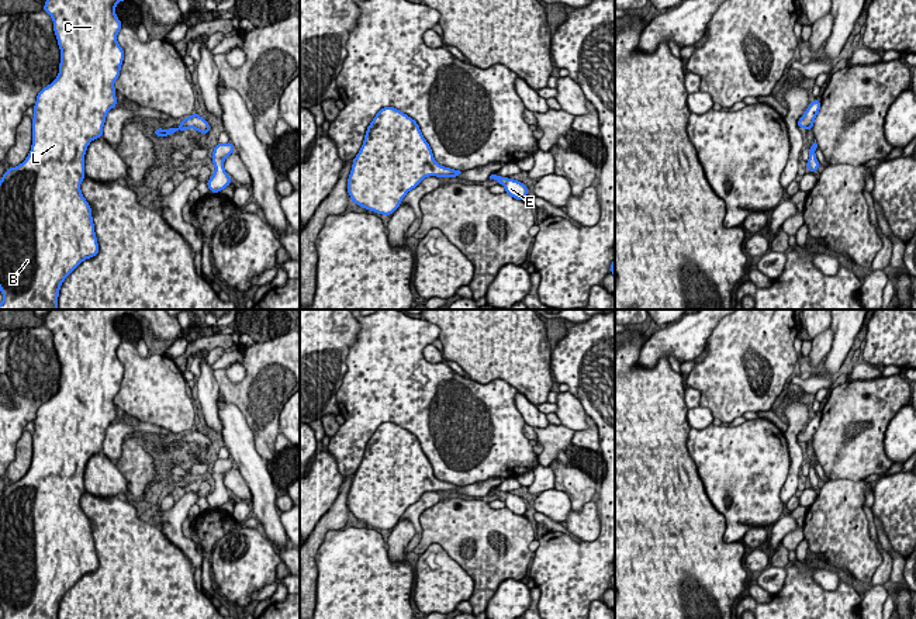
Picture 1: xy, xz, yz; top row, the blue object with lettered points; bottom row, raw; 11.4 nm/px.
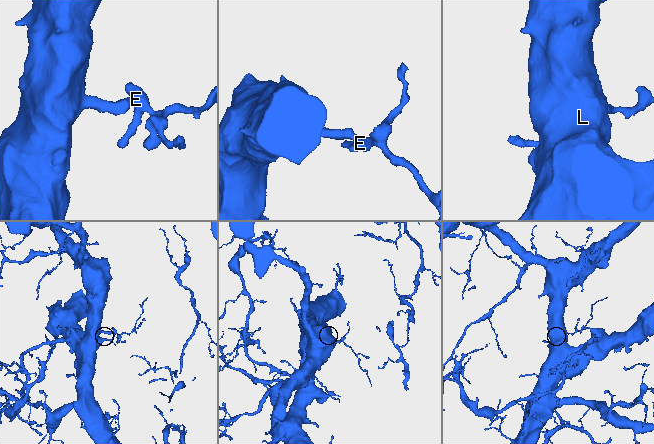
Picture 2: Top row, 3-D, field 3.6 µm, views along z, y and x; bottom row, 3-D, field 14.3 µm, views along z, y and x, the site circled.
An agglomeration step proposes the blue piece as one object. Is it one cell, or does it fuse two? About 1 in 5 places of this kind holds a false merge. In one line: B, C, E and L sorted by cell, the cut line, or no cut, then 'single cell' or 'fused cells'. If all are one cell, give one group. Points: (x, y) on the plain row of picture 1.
B C E L | no cut | single cell

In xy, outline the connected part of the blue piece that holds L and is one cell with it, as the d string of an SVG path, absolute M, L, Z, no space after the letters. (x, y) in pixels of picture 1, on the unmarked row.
M49 310L45 315L44 326L53 335L53 346L61 363L61 378L58 393L44 402L34 419L32 433L32 461L27 474L17 483L8 483L0 495L0 605L4 612L1 619L58 619L59 604L63 595L86 574L98 568L98 559L94 547L91 523L80 506L80 498L84 490L84 470L93 454L103 452L103 440L107 428L117 421L114 397L120 391L124 376L124 366L117 357L117 349L122 339L115 331L115 321L122 315L132 315L138 310Z

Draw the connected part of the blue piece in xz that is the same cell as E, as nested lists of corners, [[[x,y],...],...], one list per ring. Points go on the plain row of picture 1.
[[[492,488],[490,494],[494,494],[500,499],[502,499],[505,502],[505,508],[509,509],[511,512],[516,515],[525,515],[528,509],[528,502],[523,498],[514,494],[497,491],[495,488]]]

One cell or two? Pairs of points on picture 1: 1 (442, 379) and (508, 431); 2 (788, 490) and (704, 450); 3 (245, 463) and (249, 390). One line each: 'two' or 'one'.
1: one
2: two
3: two

